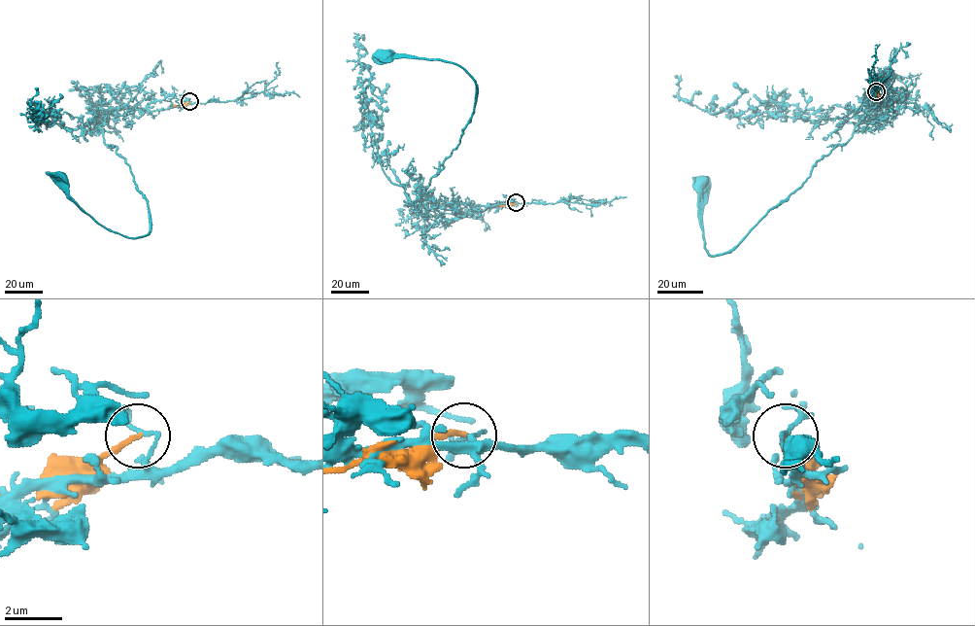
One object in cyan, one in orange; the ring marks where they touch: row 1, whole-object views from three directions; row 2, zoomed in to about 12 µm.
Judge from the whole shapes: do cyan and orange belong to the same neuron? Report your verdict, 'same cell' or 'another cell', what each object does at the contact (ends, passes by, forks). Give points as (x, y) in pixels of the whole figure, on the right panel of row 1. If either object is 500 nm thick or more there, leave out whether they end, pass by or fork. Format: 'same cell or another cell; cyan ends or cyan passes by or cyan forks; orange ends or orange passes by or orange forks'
another cell; cyan forks; orange ends

